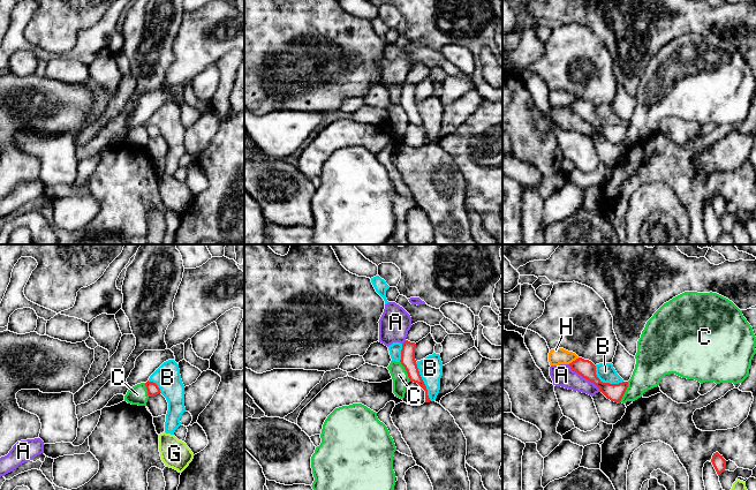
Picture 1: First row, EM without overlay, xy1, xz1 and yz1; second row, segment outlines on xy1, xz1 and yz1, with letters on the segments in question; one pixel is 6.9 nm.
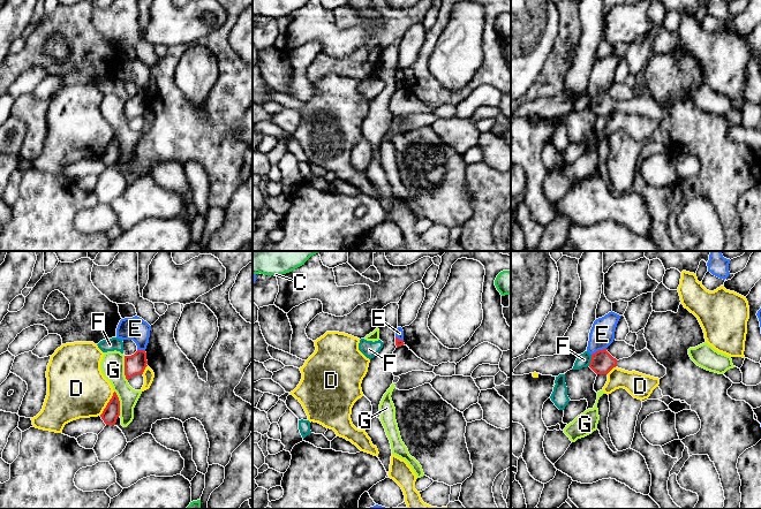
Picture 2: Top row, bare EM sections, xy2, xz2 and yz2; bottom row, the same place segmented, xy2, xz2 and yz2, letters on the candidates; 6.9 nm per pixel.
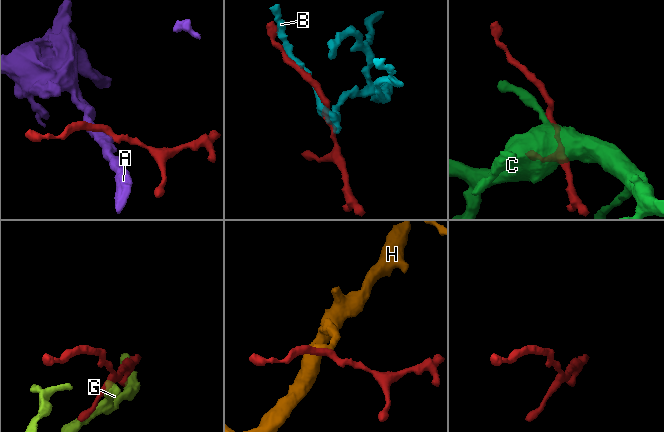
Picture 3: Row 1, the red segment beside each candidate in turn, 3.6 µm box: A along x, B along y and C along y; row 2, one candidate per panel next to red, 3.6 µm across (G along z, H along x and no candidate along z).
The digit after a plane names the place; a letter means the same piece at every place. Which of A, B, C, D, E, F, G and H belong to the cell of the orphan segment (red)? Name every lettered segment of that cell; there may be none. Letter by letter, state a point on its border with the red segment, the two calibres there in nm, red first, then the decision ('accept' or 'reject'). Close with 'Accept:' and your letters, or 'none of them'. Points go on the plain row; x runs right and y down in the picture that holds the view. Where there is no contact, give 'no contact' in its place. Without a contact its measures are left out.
A: contact yz1 (584, 119); calibres 120 and 150 nm; reject
B: contact xz1 (423, 123); calibres 100 and 160 nm; reject
C: contact yz1 (625, 133); calibres 120 and 220 nm; reject
D: contact xy2 (107, 145); calibres 120 and 420 nm; reject
E: contact yz2 (598, 92); calibres 160 and 180 nm; reject
F: contact yz2 (590, 103); calibres 160 and 90 nm; reject
G: contact xy2 (125, 111); calibres 140 and 170 nm; reject
H: contact yz1 (573, 103); calibres 120 and 120 nm; reject
Accept: none of them

